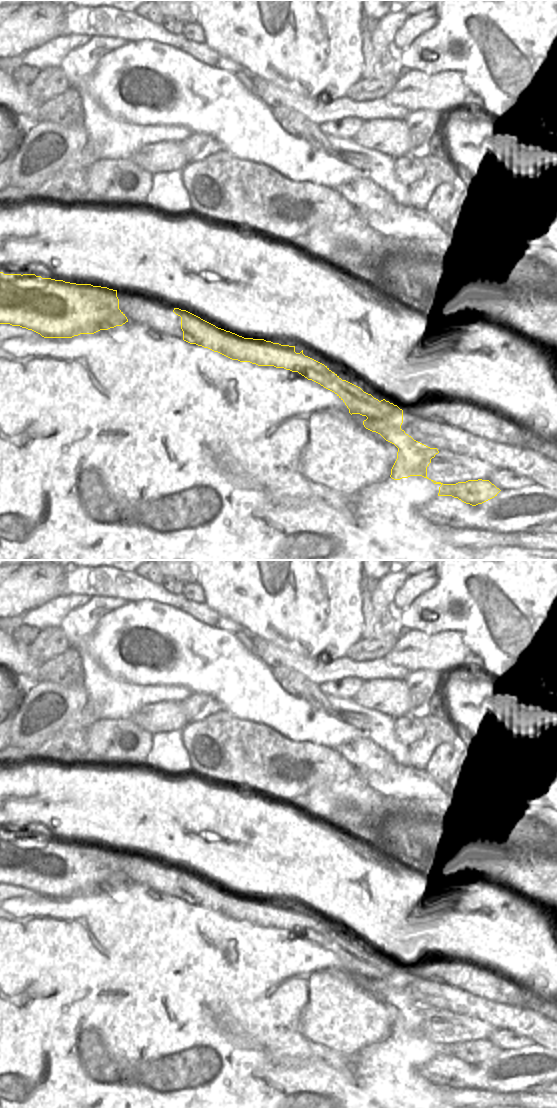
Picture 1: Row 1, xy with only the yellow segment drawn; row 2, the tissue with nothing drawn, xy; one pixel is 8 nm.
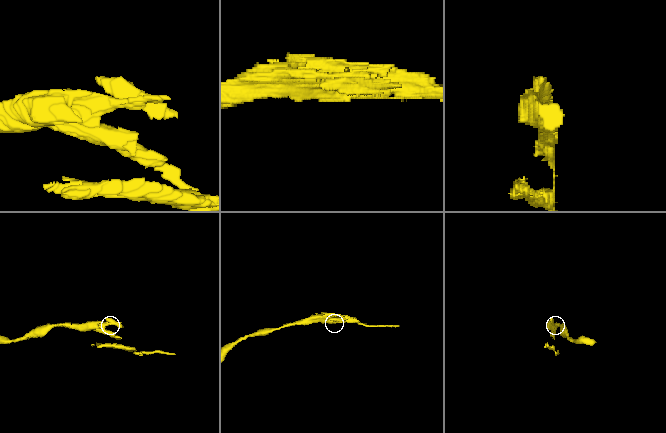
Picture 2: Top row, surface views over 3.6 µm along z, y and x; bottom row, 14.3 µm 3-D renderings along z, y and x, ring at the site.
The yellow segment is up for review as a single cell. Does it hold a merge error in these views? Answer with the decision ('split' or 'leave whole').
leave whole

